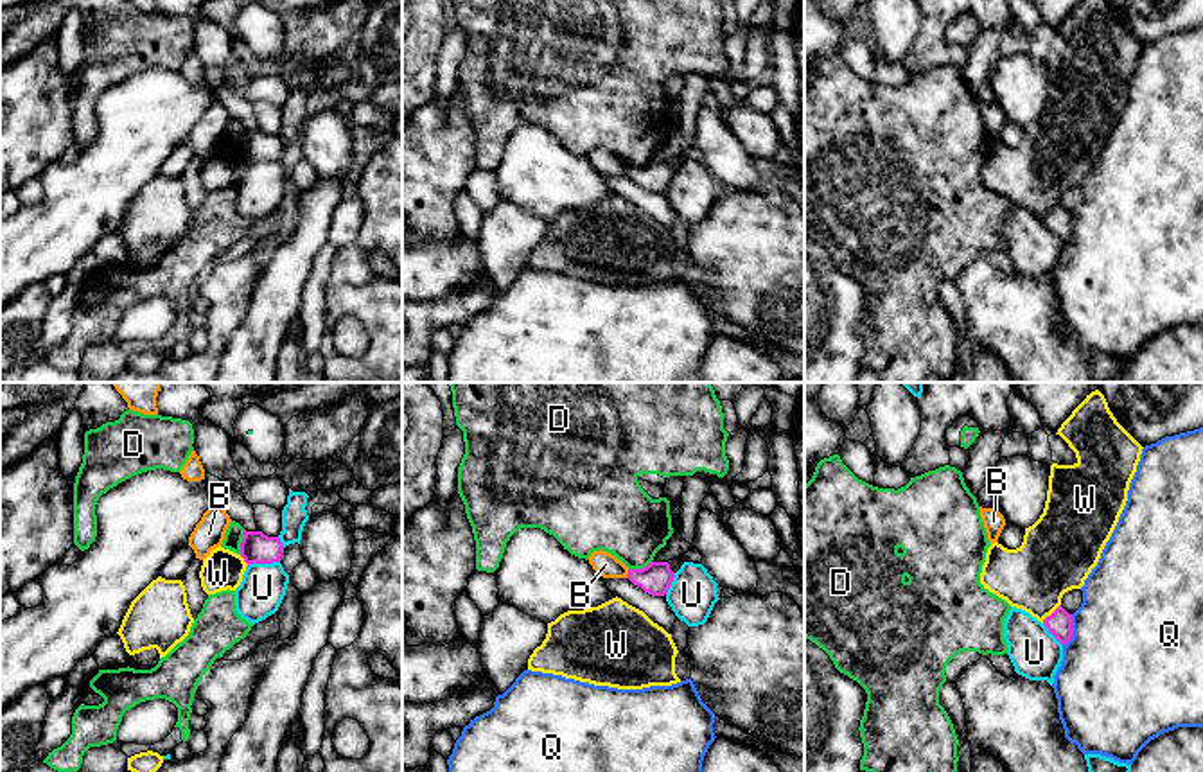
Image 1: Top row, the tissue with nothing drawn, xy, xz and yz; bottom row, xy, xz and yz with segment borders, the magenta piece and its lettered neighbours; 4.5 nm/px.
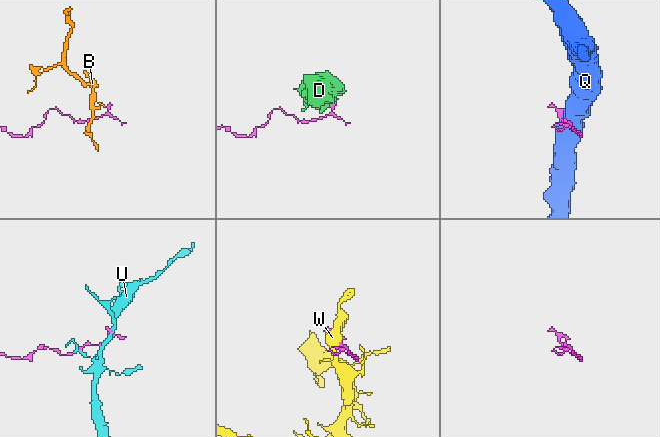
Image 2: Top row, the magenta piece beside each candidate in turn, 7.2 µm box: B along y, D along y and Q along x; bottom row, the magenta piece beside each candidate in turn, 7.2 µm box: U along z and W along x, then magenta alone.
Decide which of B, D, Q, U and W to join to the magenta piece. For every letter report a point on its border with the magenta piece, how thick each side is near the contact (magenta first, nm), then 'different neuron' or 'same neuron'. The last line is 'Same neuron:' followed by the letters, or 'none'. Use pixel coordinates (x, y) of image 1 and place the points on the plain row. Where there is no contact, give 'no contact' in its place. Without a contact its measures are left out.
B: meets magenta in xz at (629, 171); 140 nm thick on the magenta side, 110 nm on the other; different neuron
D: meets magenta in xy at (241, 140); 140 nm thick on the magenta side, 80 nm on the other; different neuron
Q: meets magenta in yz at (1072, 228); 110 nm thick on the magenta side, 500 nm on the other; different neuron
U: meets magenta in xy at (263, 160); 140 nm thick on the magenta side, 200 nm on the other; different neuron
W: meets magenta in yz at (1053, 210); 110 nm thick on the magenta side, 320 nm on the other; different neuron
Same neuron: none

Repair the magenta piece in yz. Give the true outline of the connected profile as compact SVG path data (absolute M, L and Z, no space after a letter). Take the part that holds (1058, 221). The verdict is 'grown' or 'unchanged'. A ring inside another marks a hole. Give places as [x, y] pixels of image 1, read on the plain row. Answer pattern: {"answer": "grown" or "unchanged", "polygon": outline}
{"answer": "unchanged", "polygon": "M1061 203L1043 217L1043 223L1061 242L1067 242L1072 237L1072 212Z"}

